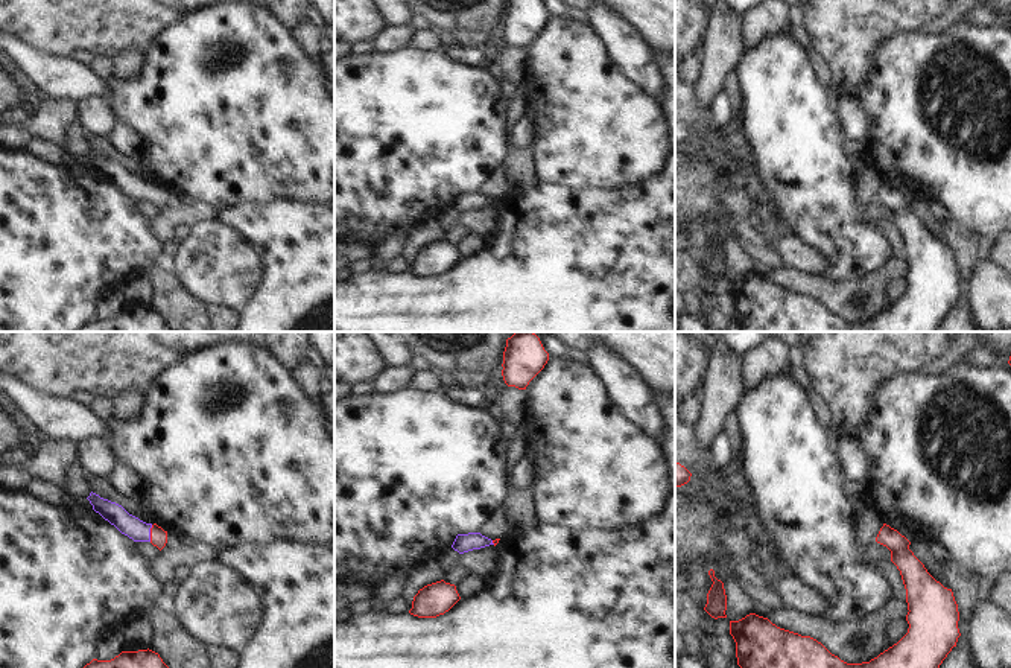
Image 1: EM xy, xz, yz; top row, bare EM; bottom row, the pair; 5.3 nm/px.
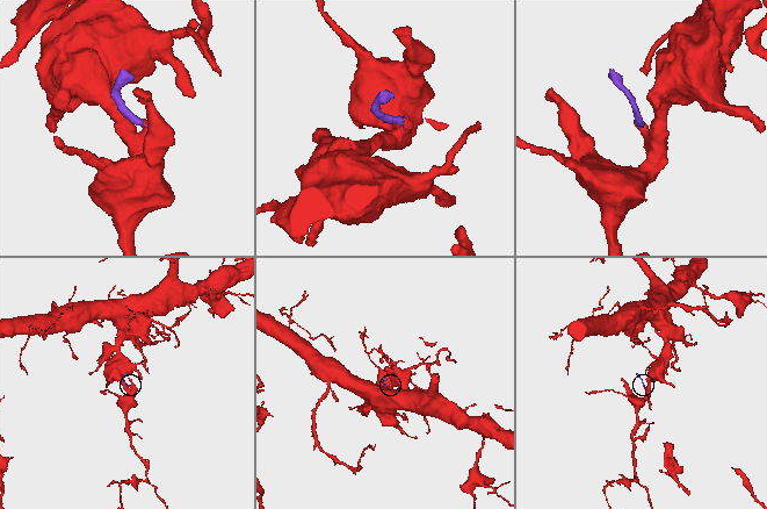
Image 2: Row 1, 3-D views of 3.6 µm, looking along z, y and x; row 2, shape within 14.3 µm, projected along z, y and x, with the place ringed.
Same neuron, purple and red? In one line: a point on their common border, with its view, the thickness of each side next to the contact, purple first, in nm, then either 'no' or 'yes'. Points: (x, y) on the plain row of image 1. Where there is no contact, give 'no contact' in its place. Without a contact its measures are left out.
meets purple in xy at (149, 192); 120 nm thick on the purple side, 100 nm on the other; yes

